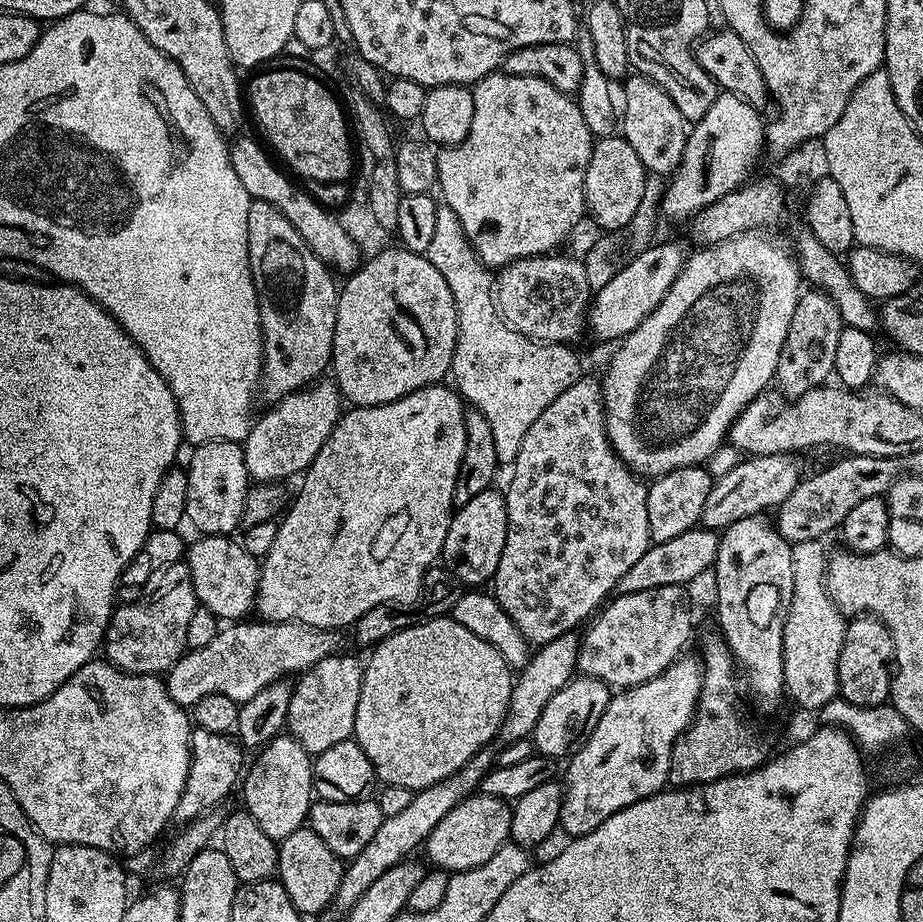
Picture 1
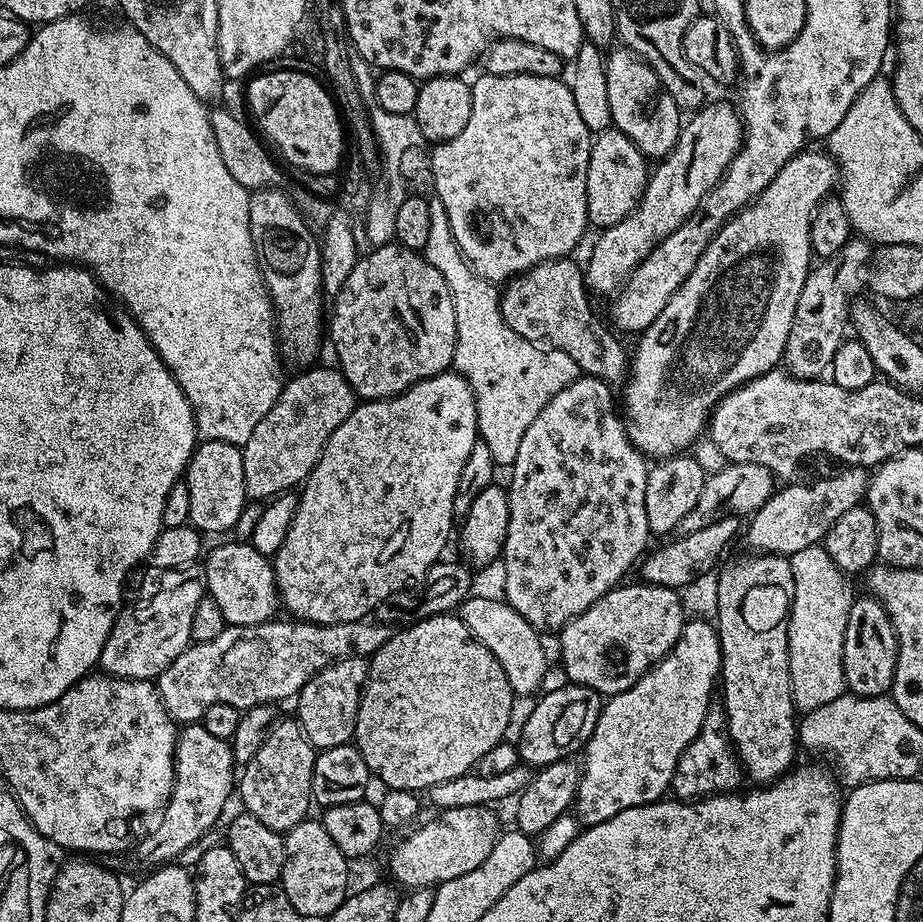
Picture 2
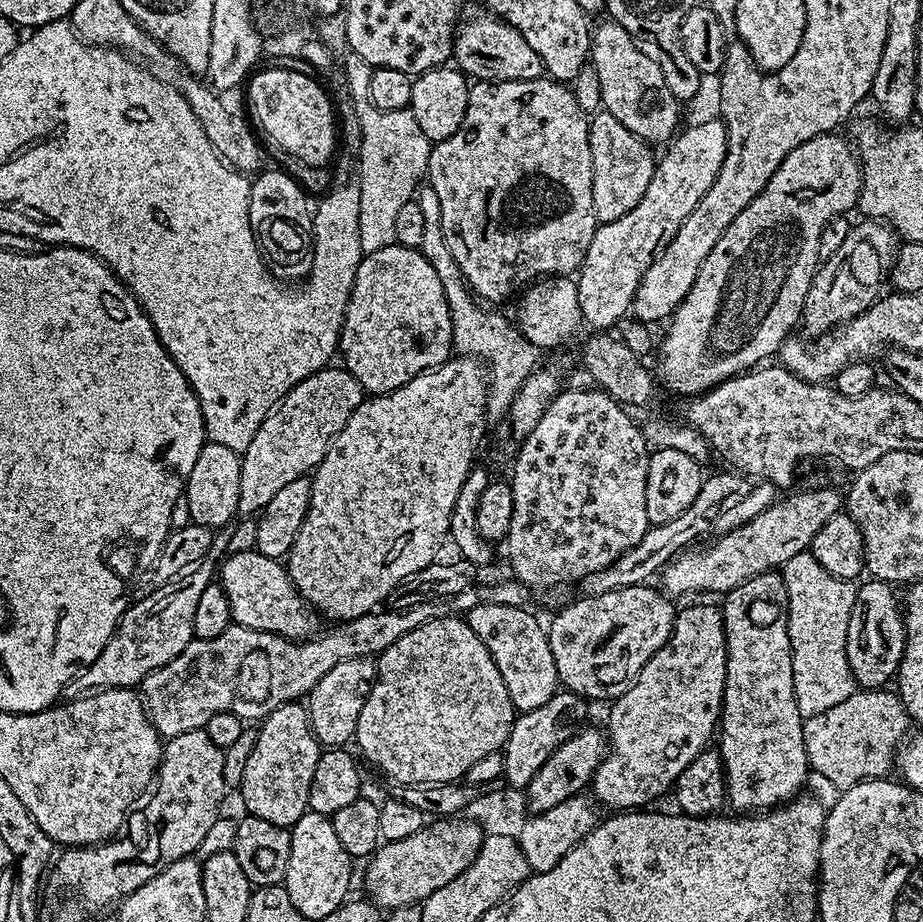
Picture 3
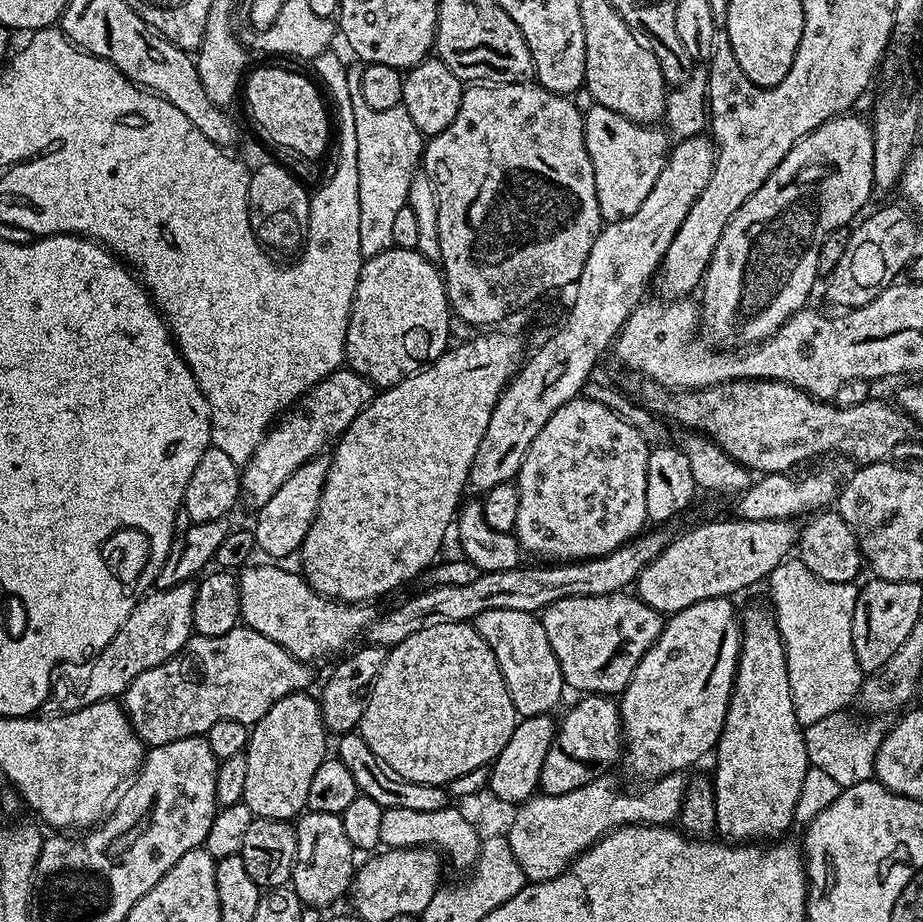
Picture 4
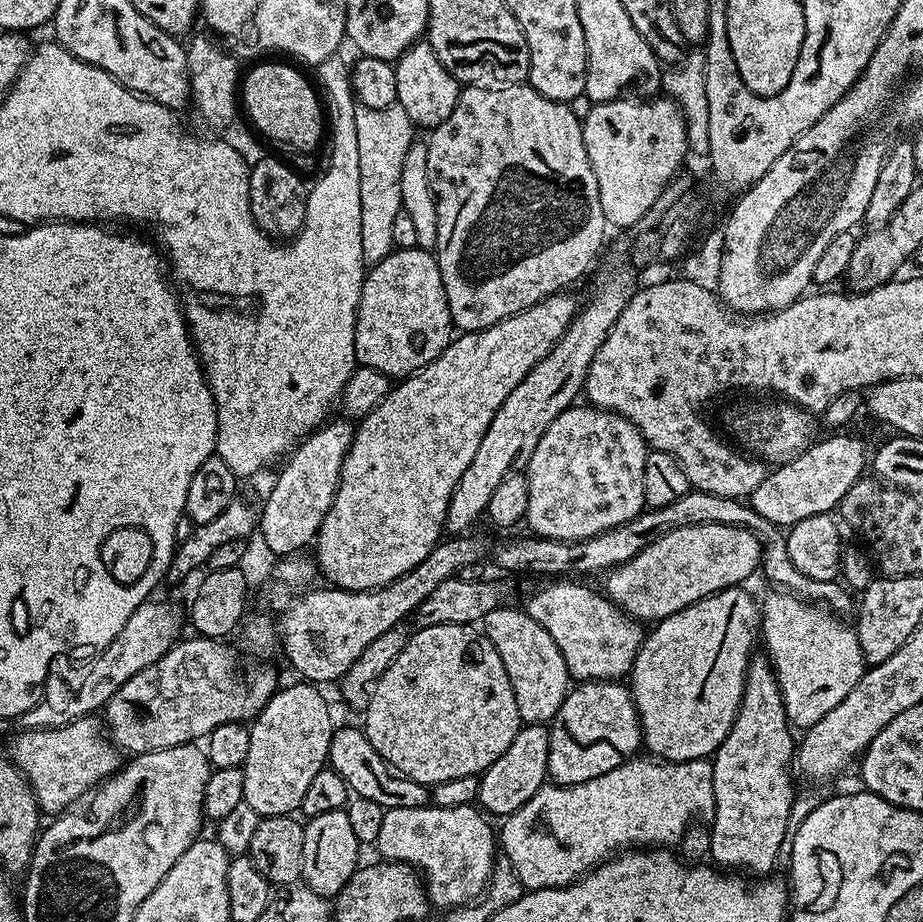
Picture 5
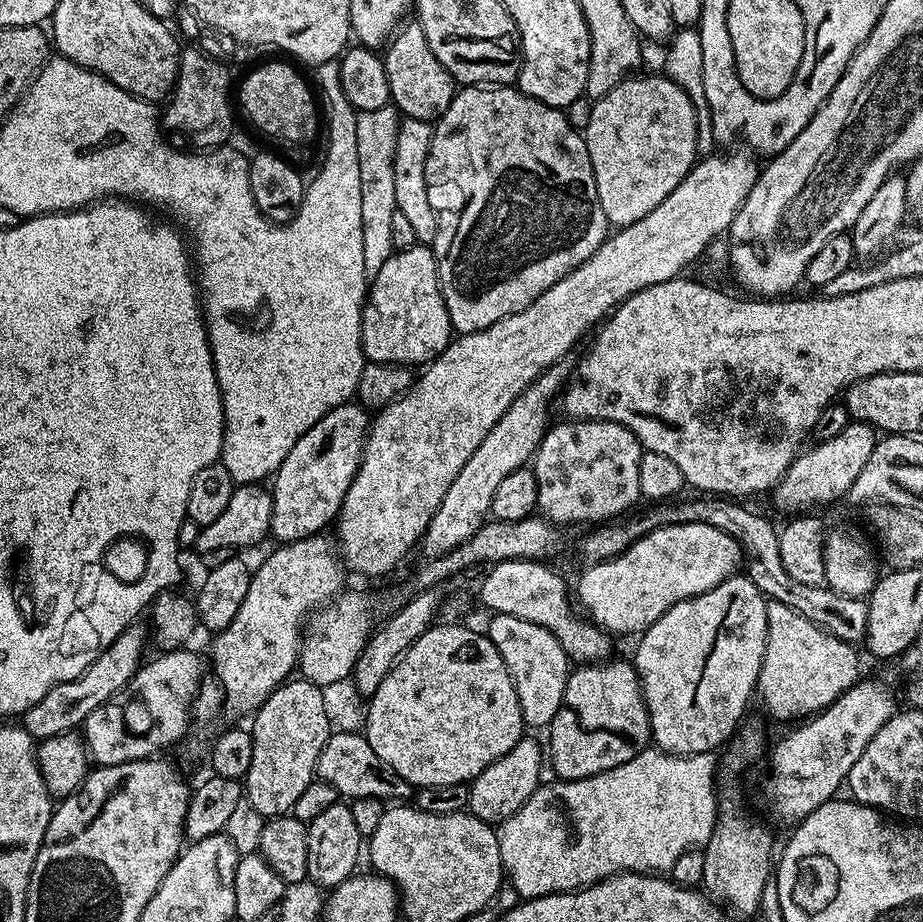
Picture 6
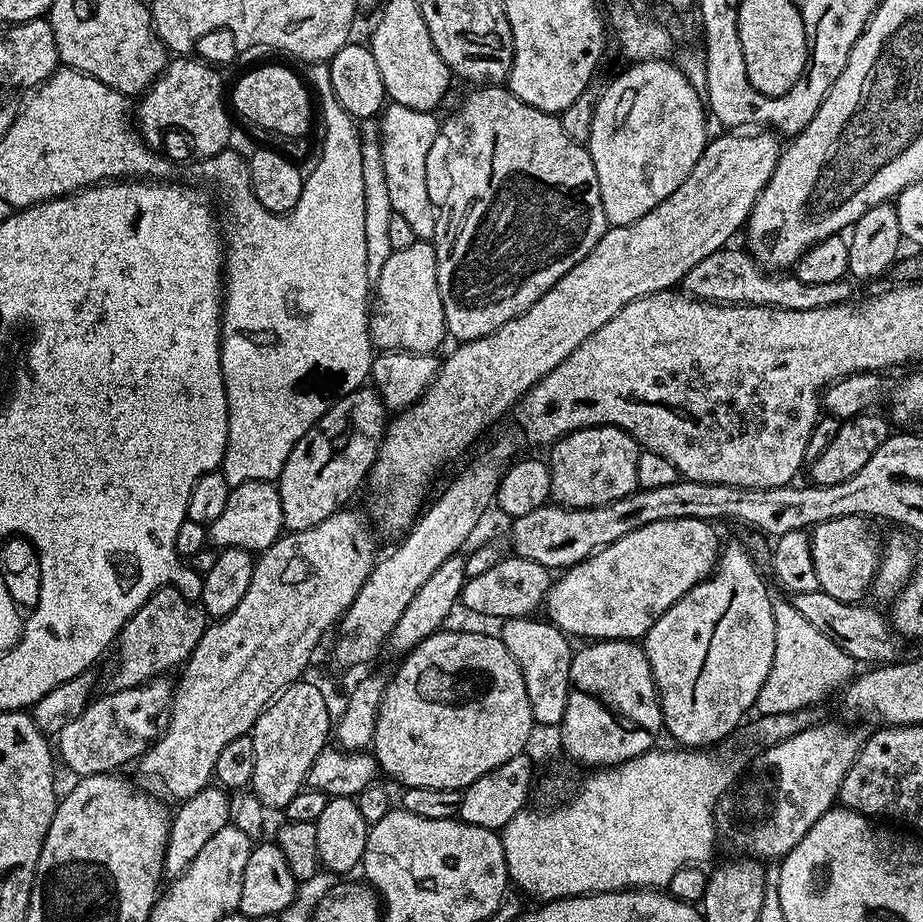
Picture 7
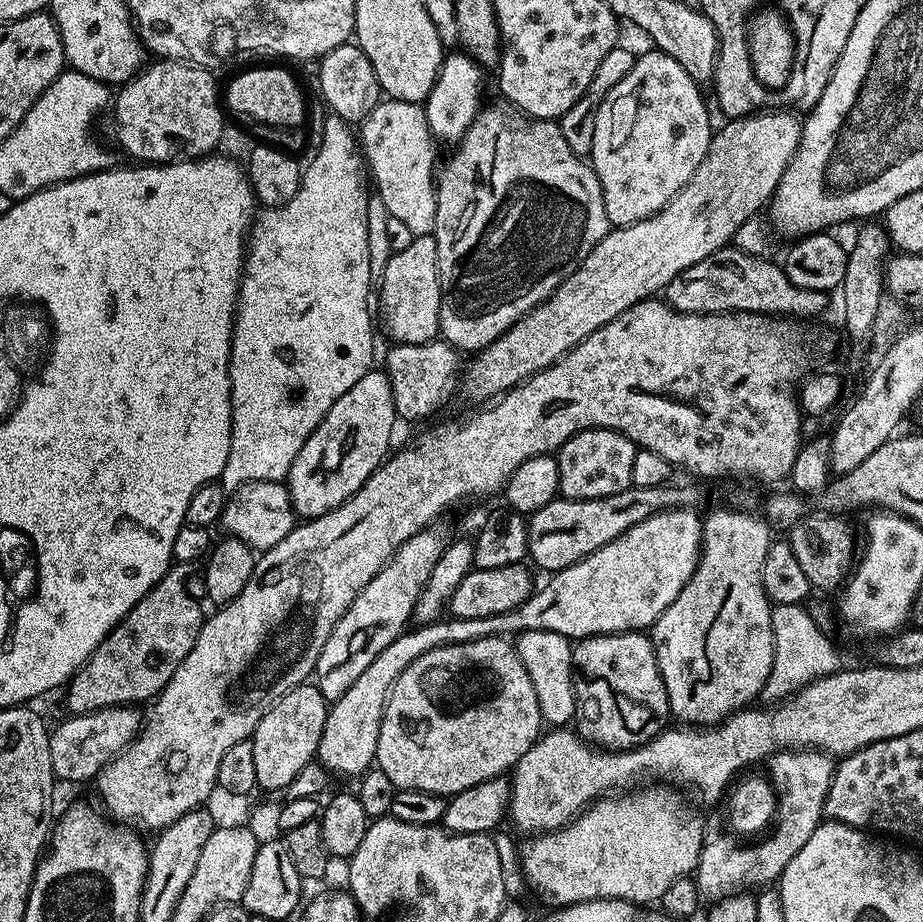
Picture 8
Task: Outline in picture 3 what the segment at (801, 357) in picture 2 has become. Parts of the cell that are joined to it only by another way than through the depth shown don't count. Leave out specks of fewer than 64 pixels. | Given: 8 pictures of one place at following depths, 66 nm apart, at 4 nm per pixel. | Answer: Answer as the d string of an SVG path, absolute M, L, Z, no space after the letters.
M867 218L853 223L849 227L842 246L834 250L817 267L816 277L810 282L810 290L806 294L802 328L808 334L828 334L847 324L855 316L861 316L867 308L871 308L881 299L880 287L886 284L886 277L891 273L896 259L898 237L887 224Z

